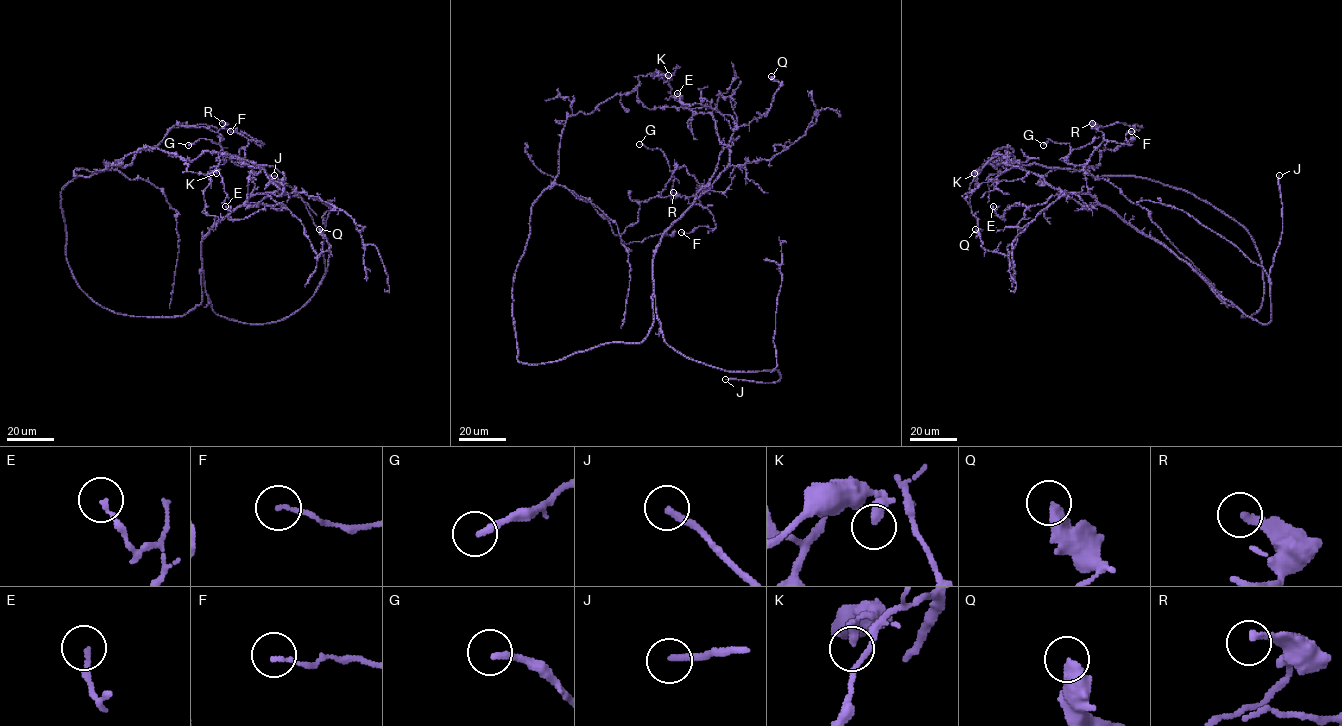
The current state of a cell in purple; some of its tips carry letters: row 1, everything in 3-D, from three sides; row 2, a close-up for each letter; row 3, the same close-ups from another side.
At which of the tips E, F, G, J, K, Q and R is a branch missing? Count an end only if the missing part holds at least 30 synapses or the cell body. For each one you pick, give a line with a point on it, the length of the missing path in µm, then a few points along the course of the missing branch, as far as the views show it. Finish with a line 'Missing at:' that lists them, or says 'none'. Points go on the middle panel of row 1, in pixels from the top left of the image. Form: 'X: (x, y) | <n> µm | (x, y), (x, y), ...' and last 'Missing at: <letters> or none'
J: (725, 379) | 40 µm | (725, 379), (696, 377), (683, 370), (666, 378), (648, 378)
Missing at: J

